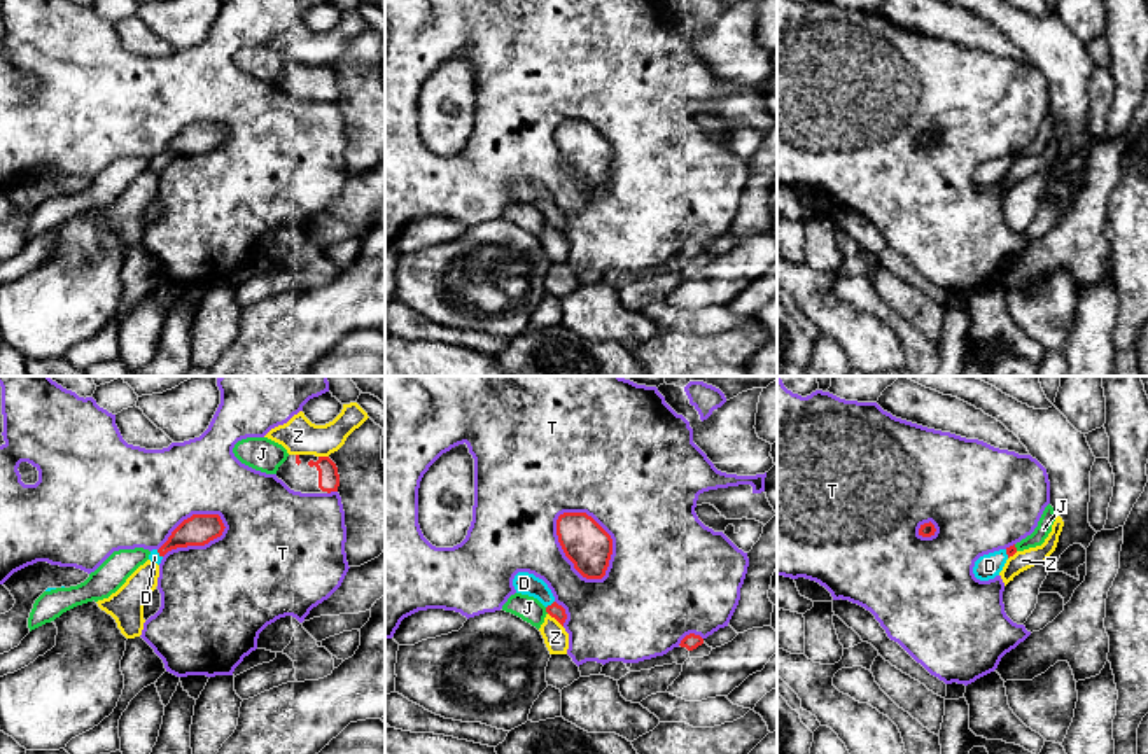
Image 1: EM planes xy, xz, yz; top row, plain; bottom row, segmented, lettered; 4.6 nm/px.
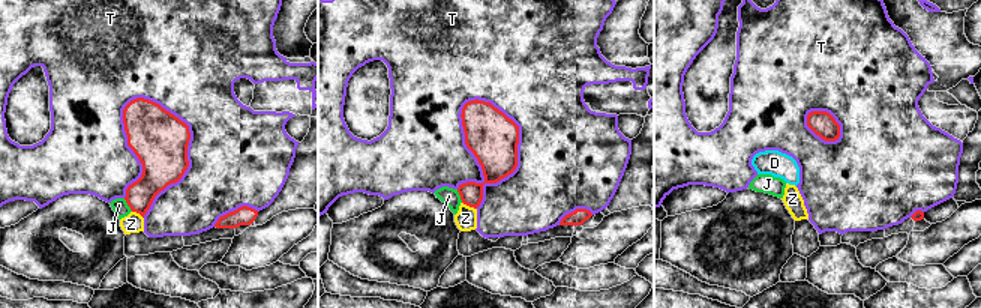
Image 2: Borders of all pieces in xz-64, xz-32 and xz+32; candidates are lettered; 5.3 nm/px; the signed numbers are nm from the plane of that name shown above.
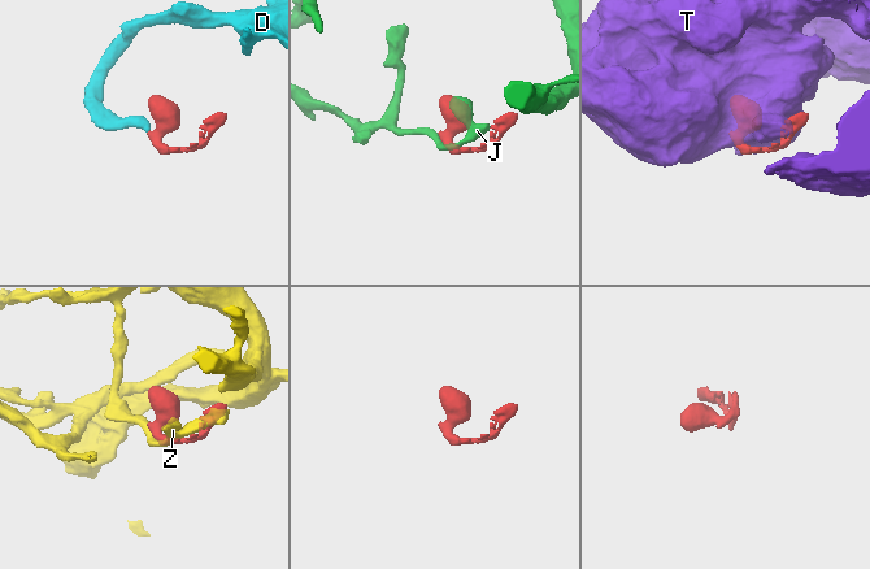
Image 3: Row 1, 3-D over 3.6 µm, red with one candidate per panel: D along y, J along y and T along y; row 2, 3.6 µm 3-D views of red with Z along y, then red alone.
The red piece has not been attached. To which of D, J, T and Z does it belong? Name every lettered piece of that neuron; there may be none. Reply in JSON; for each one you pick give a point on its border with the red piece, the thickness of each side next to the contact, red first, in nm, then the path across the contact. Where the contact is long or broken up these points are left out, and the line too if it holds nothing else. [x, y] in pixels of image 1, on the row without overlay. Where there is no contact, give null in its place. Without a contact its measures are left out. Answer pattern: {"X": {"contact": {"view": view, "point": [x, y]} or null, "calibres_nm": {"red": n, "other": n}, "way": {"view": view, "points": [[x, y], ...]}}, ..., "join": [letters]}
{"D": {"contact": {"view": "xz", "point": [552, 212]}, "calibres_nm": {"red": 70, "other": 100}, "way": {"view": "xz", "points": [[555, 219], [552, 212], [534, 195], [524, 191]]}}, "join": ["D"]}

